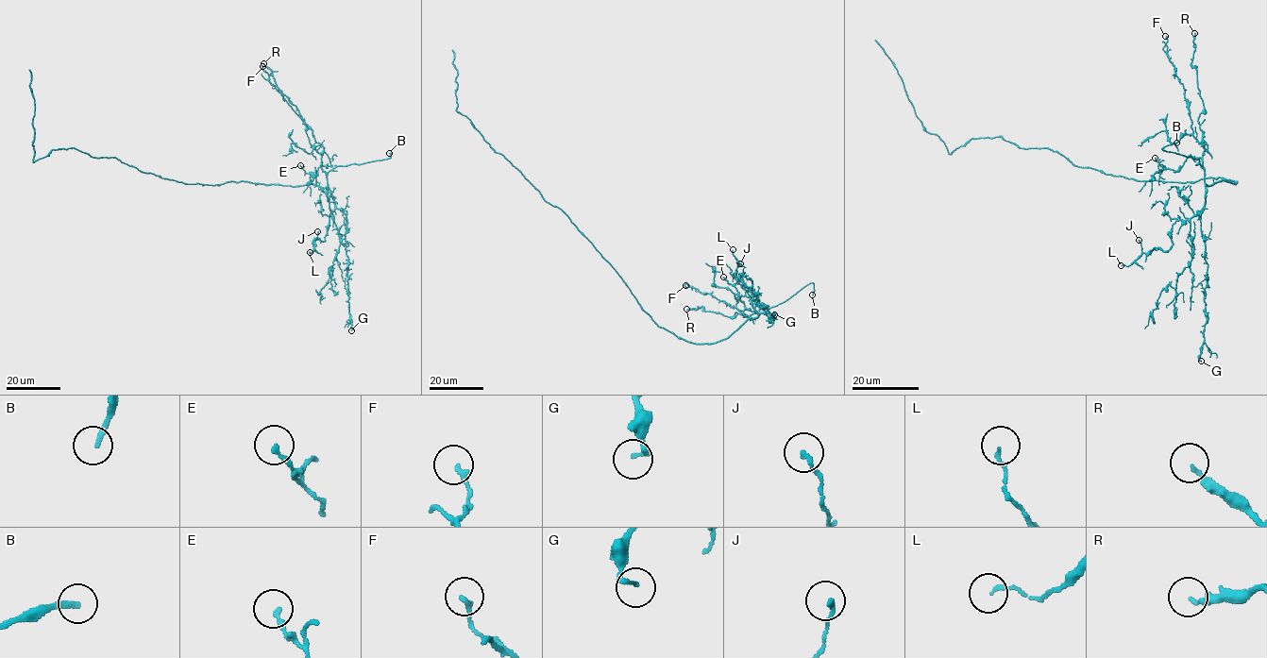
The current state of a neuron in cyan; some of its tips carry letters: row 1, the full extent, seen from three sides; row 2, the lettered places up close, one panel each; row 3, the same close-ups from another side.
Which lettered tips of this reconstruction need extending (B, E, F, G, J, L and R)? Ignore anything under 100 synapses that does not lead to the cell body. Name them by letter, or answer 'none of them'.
B

